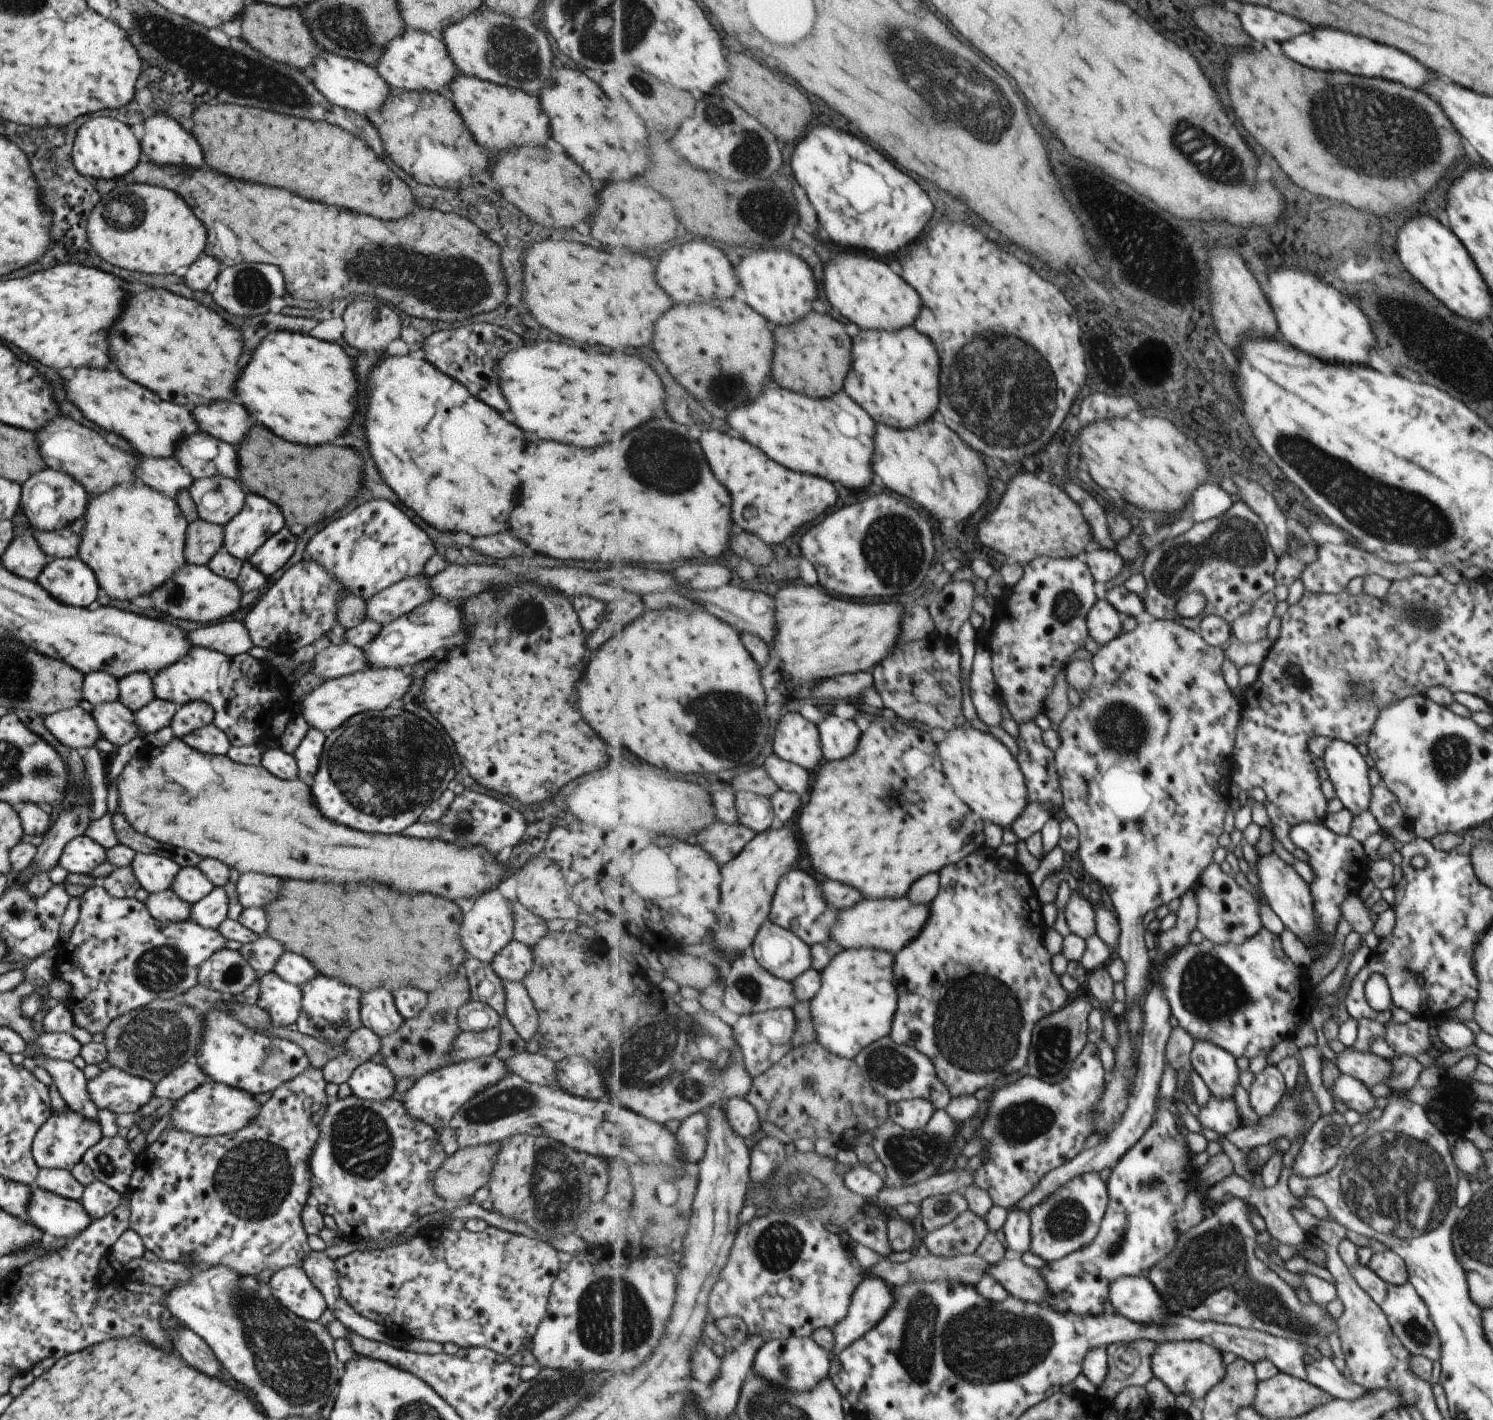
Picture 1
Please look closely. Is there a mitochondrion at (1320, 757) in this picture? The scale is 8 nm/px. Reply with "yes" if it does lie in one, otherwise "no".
no

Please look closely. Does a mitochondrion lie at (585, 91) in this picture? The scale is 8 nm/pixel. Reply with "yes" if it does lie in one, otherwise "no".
no

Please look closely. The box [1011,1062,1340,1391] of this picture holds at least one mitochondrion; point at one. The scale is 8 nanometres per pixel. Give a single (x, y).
(1216, 1259)

